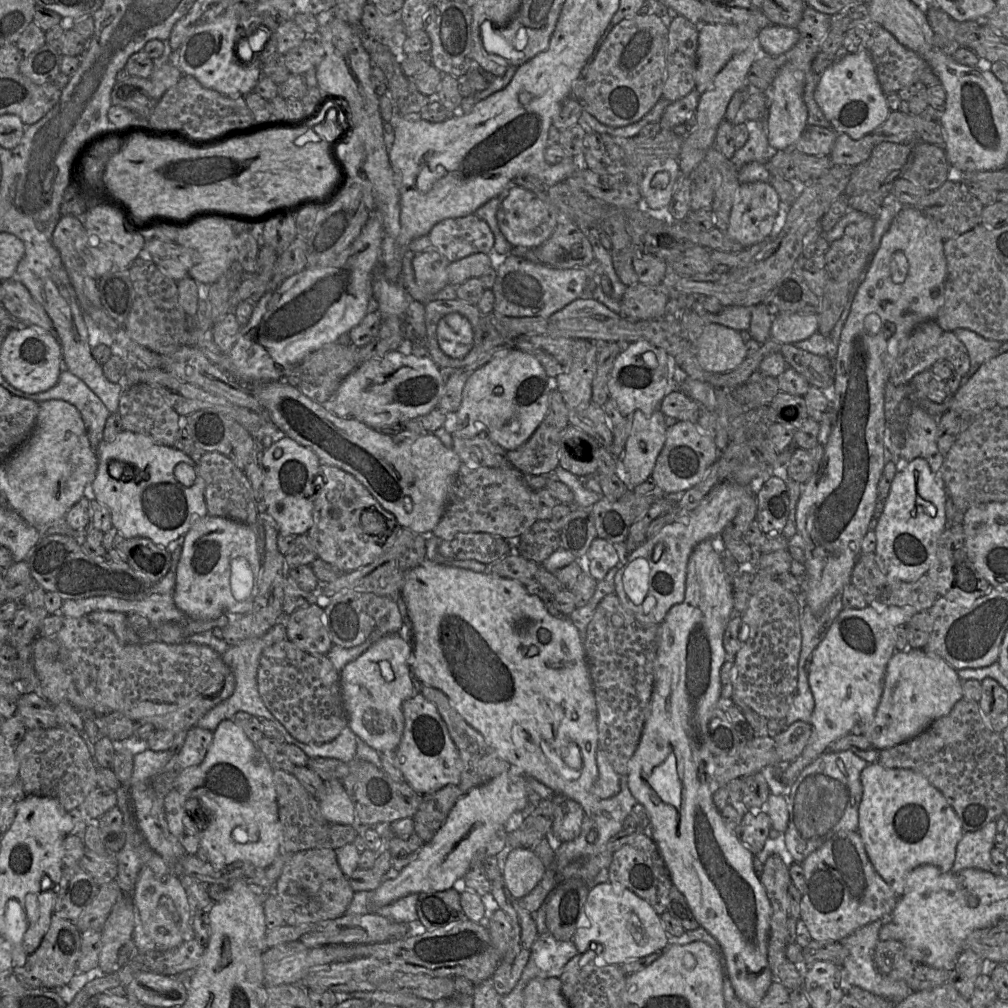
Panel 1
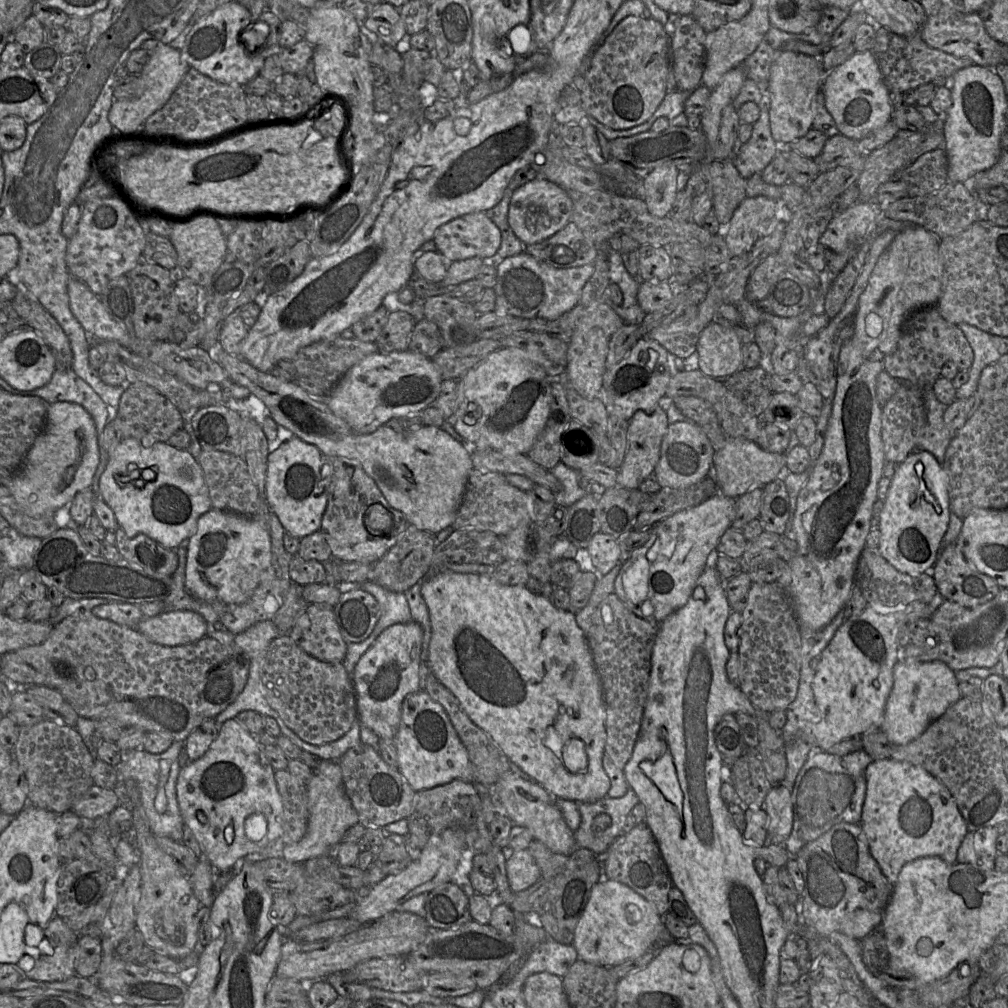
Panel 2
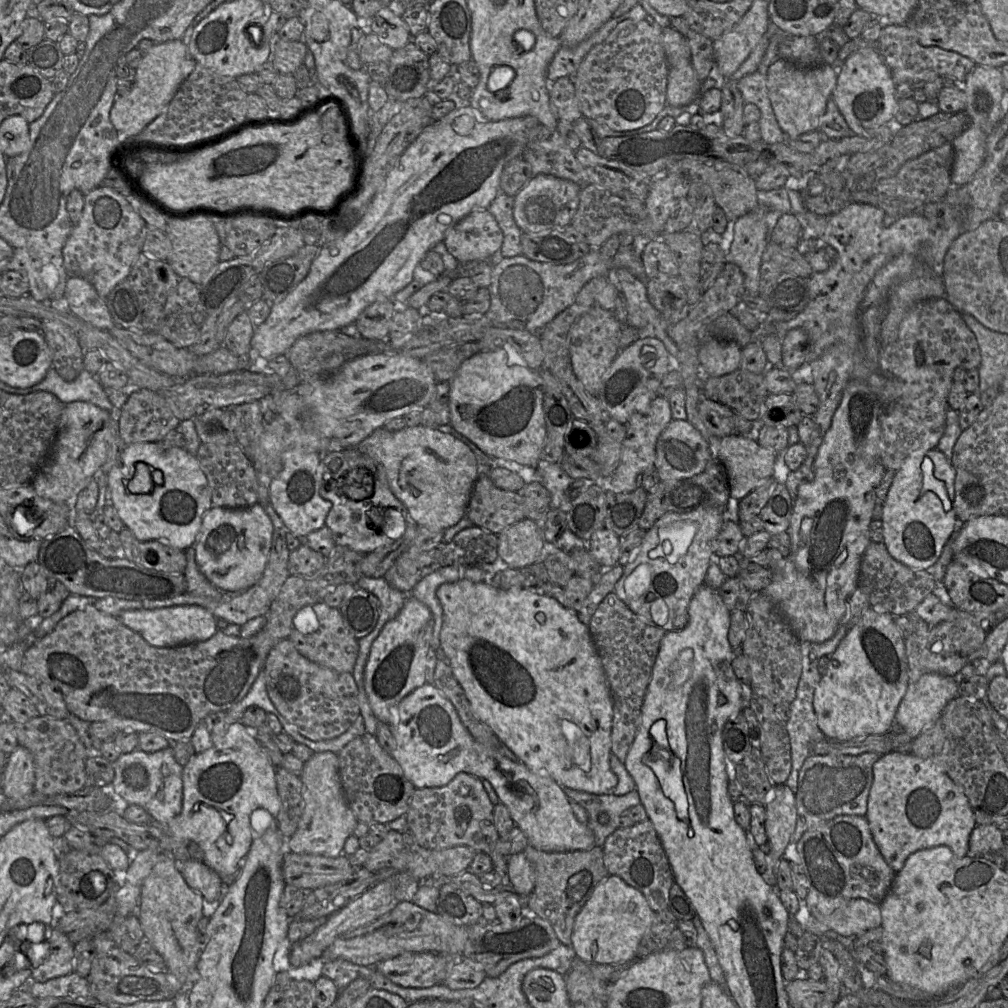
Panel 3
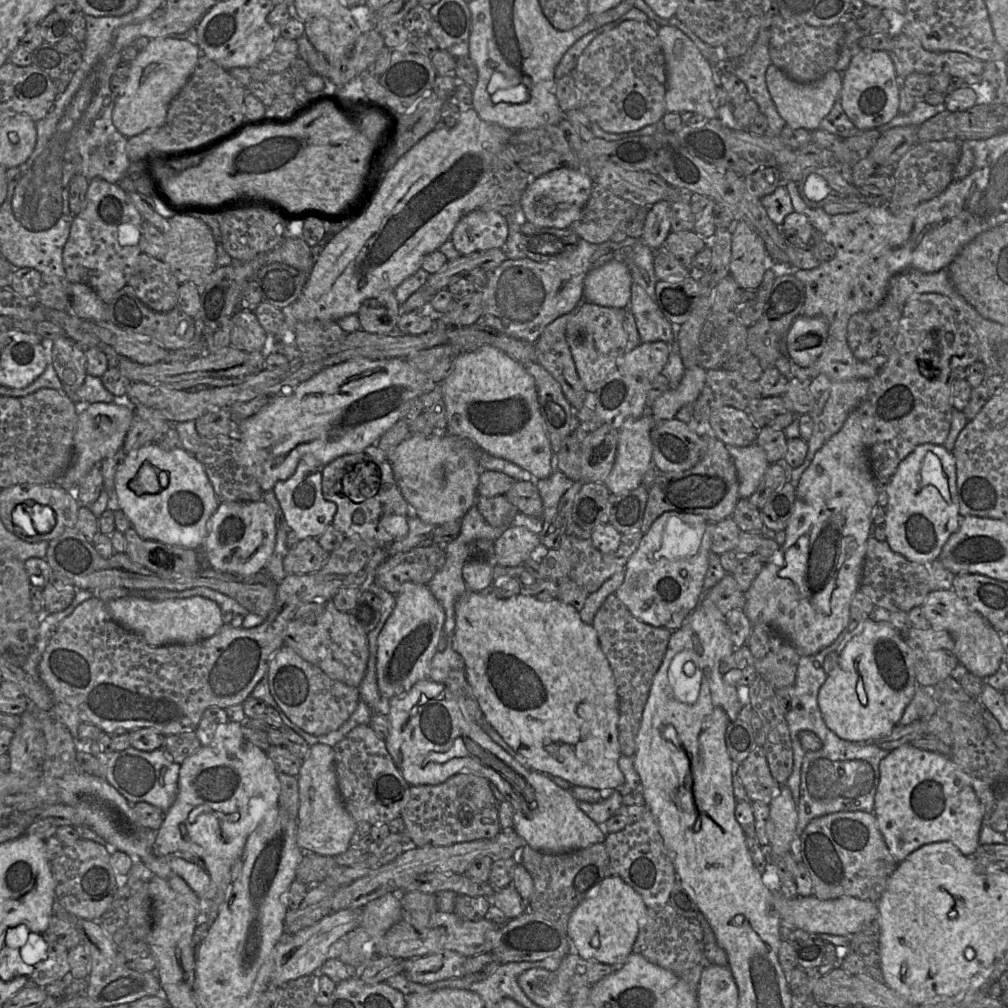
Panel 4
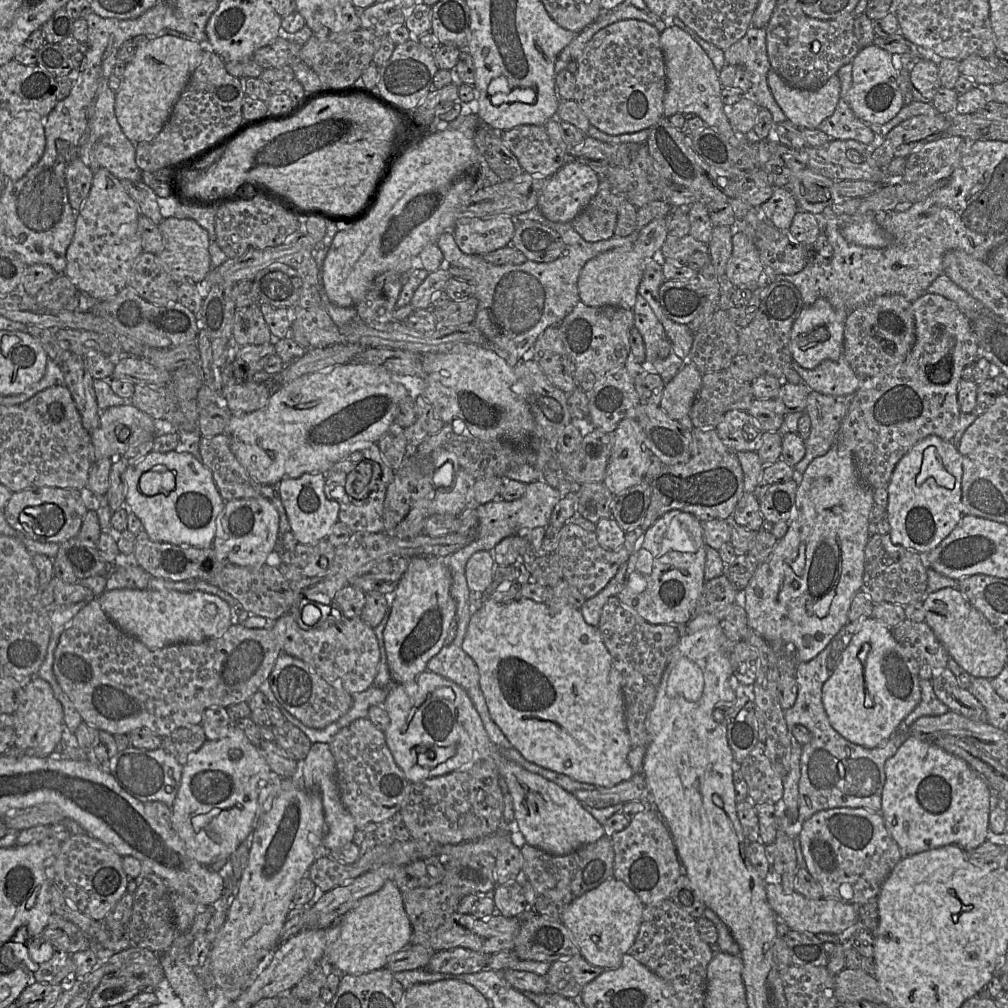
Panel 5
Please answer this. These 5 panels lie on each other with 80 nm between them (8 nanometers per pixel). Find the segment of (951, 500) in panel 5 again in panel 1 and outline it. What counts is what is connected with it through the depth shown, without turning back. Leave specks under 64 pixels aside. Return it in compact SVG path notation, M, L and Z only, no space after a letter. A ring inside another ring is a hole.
M924 458L901 464L875 529L874 554L878 567L885 575L903 582L914 582L928 572L939 538L946 528L947 498L940 475L931 471Z

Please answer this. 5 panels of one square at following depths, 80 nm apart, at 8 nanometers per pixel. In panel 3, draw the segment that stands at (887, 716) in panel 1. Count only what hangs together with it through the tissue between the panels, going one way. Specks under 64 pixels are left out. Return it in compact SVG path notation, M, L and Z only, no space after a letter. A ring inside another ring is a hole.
M923 674L915 683L909 683L897 708L895 725L914 740L935 722L945 706L958 695L959 685L952 676Z

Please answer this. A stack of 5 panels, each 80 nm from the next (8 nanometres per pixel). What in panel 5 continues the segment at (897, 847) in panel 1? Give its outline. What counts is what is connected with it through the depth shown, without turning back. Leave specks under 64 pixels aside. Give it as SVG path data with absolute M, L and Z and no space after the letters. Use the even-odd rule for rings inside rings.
M910 736L885 762L884 769L885 784L880 813L902 857L950 844L970 851L986 841L991 812L990 797L995 792L965 760L944 751L932 742Z

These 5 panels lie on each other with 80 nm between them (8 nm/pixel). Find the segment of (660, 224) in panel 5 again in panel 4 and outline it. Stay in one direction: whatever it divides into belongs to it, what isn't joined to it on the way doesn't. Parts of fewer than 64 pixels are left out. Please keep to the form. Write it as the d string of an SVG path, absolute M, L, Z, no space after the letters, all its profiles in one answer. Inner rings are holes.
M660 200L648 208L641 242L653 251L661 248L671 232L671 203ZM616 260L609 261L591 270L585 277L583 301L604 307L627 307L633 282L626 264Z

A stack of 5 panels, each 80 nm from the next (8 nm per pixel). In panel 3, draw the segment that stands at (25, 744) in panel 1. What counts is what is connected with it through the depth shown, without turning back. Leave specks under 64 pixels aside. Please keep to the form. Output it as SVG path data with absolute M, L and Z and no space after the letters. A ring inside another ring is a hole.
M37 716L27 722L12 722L18 745L28 749L34 761L34 791L46 796L75 793L88 784L85 763L90 752L67 720Z

